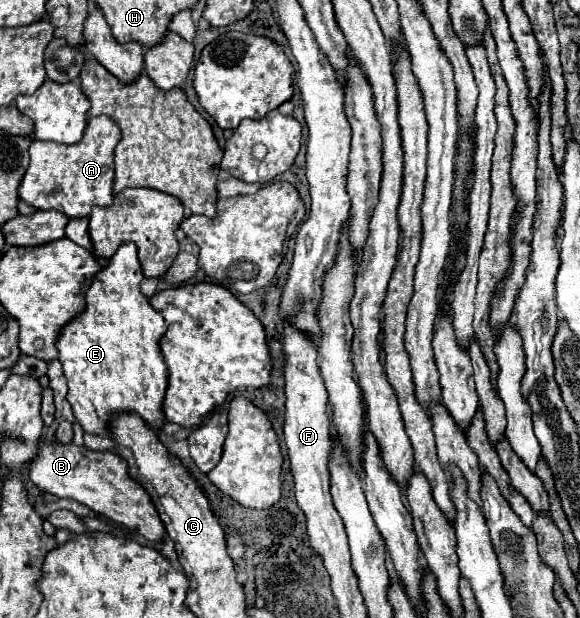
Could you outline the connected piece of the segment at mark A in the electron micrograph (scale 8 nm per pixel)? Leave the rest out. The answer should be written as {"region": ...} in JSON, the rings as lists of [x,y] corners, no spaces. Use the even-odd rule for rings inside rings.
{"region":[[[107,116],[89,118],[83,140],[73,146],[33,140],[29,146],[31,162],[19,186],[21,200],[37,210],[57,210],[69,218],[85,218],[91,214],[93,206],[111,206],[115,178],[113,152],[119,140],[119,126]]]}

